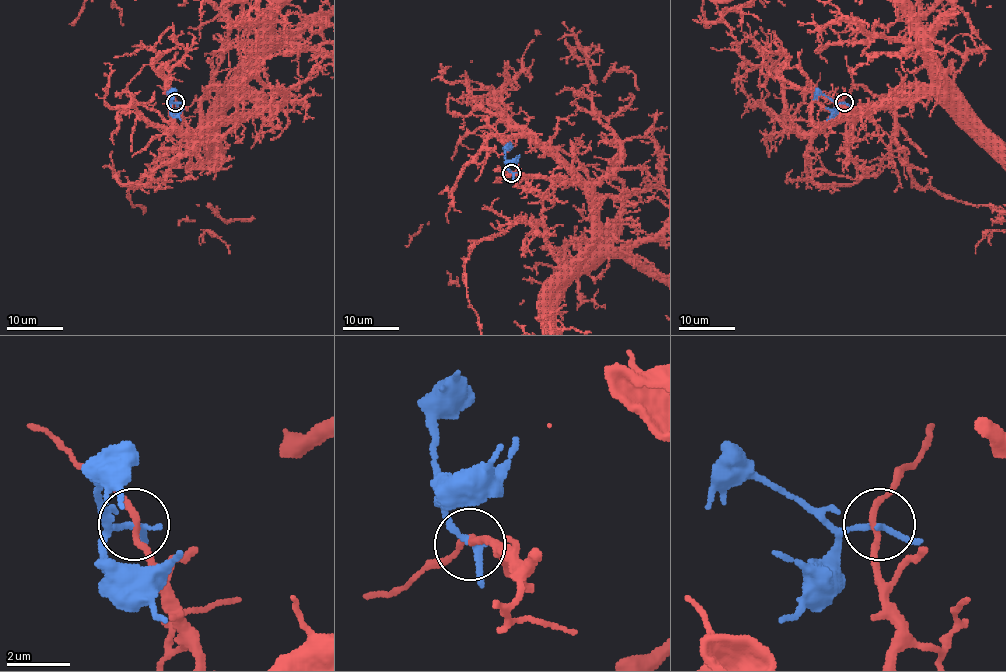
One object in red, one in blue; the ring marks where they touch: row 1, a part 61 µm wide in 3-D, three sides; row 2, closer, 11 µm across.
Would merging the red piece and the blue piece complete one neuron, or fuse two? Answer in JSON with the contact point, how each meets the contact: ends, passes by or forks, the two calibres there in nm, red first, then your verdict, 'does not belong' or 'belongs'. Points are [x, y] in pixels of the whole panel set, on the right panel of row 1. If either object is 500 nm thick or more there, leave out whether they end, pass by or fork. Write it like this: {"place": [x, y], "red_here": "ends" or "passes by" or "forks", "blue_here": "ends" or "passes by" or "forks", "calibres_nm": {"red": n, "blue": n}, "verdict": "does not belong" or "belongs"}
{"place": [844, 102], "red_here": "passes by", "blue_here": "passes by", "calibres_nm": {"red": 200, "blue": 180}, "verdict": "does not belong"}

